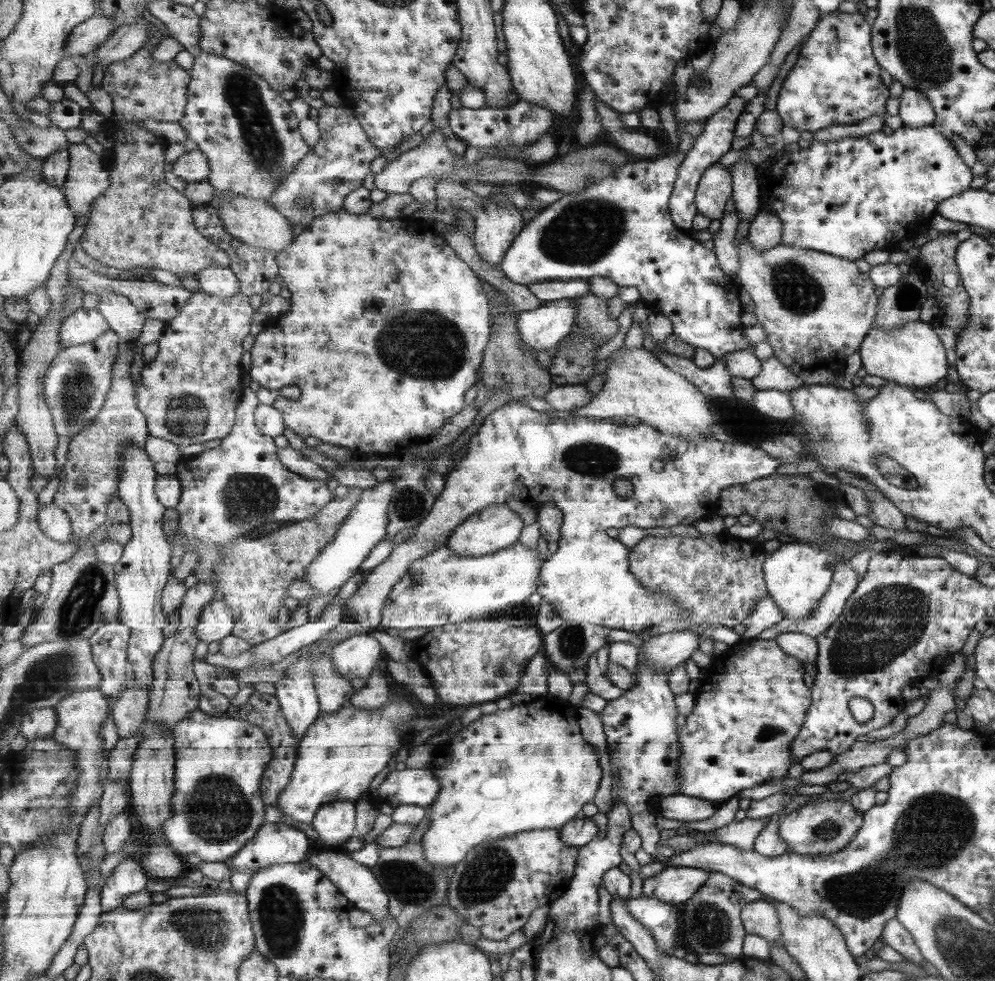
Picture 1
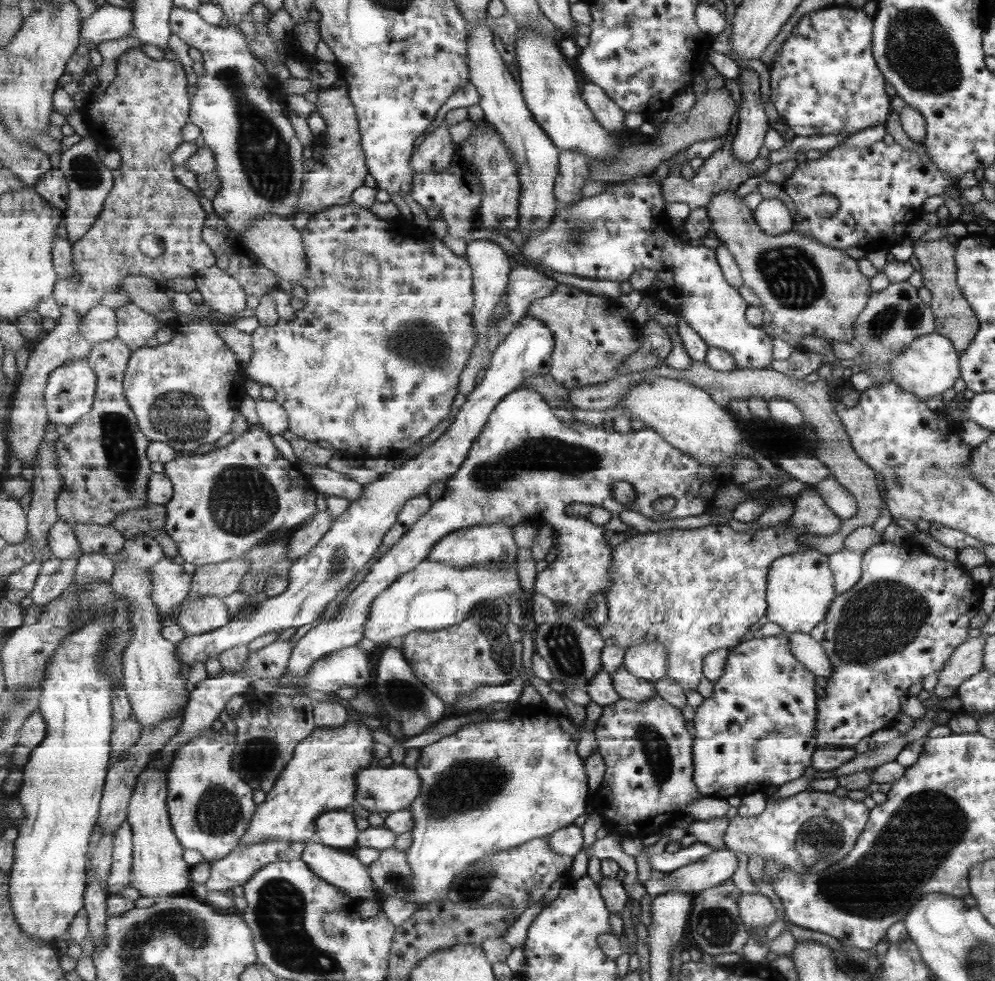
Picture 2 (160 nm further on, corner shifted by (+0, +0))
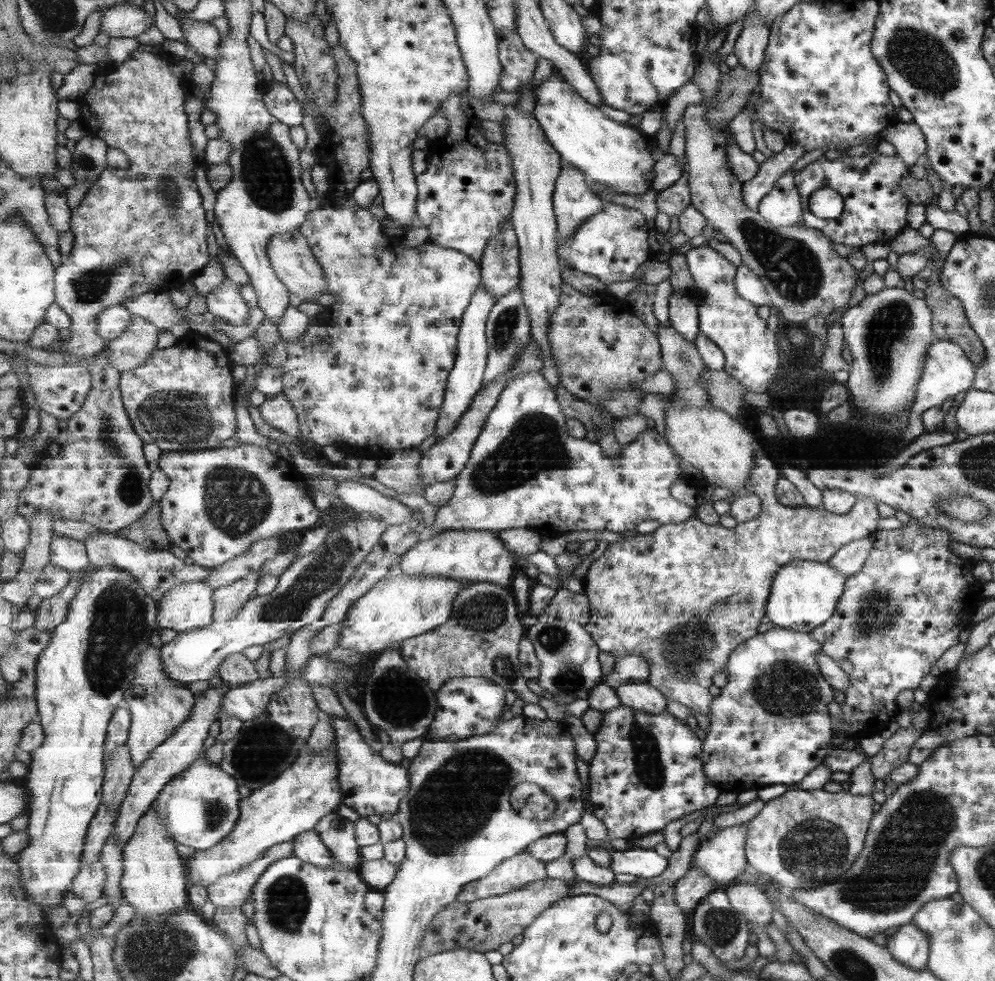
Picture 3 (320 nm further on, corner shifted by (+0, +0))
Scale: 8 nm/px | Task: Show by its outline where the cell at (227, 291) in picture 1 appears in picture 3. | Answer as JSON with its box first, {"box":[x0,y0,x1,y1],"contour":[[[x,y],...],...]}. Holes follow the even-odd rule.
{"box":[207,281,251,326],"contour":[[[227,281],[213,290],[207,297],[209,312],[215,318],[221,318],[233,326],[247,325],[251,308],[247,305],[240,286],[233,281]]]}

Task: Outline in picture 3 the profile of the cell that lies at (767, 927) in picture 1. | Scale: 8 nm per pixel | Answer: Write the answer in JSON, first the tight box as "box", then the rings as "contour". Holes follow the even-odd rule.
{"box":[726,883,772,926],"contour":[[[748,883],[732,884],[726,888],[730,903],[749,920],[764,926],[770,922],[772,906],[756,886]]]}

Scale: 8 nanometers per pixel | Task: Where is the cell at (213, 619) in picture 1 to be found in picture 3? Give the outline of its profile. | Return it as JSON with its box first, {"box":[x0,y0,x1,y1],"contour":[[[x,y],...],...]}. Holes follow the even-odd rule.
{"box":[158,581,214,633],"contour":[[[199,581],[172,586],[160,600],[158,626],[180,633],[209,626],[214,622],[214,591]]]}

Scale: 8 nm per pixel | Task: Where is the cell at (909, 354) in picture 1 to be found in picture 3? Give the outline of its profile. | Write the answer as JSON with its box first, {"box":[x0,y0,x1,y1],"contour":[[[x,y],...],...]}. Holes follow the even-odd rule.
{"box":[903,339,976,440],"contour":[[[943,339],[935,340],[935,343],[929,345],[927,349],[926,360],[924,360],[924,370],[922,376],[918,380],[916,386],[916,398],[911,407],[911,414],[909,414],[909,424],[906,426],[903,434],[907,440],[923,434],[922,414],[925,410],[940,406],[947,400],[953,398],[959,392],[967,392],[972,388],[974,376],[976,375],[976,365],[970,358],[962,352],[957,344]]]}

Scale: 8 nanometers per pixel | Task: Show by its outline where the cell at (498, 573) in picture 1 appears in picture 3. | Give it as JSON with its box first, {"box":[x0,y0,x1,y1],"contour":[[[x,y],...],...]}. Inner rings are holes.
{"box":[340,566,473,654],"contour":[[[391,566],[387,576],[381,579],[366,595],[363,595],[349,611],[347,620],[342,624],[340,636],[341,648],[358,650],[361,654],[383,653],[401,643],[402,640],[415,638],[419,634],[425,634],[450,619],[453,601],[465,585],[473,582],[459,582],[444,576],[409,576],[403,574],[400,566]]]}

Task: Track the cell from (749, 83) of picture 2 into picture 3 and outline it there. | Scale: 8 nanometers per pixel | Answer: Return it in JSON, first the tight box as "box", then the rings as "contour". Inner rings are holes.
{"box":[733,13,769,74],"contour":[[[757,13],[745,16],[743,28],[736,40],[733,53],[737,56],[739,64],[745,66],[749,72],[759,74],[761,59],[768,43],[769,27]]]}

